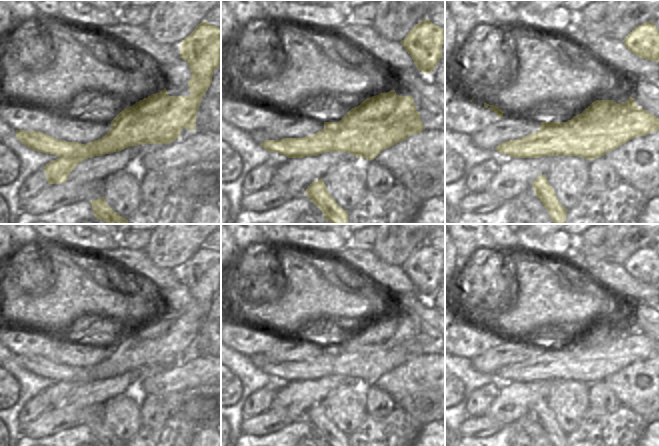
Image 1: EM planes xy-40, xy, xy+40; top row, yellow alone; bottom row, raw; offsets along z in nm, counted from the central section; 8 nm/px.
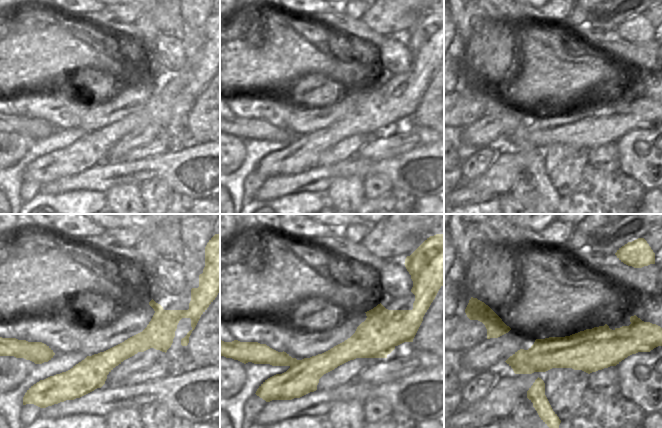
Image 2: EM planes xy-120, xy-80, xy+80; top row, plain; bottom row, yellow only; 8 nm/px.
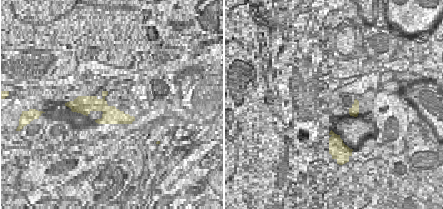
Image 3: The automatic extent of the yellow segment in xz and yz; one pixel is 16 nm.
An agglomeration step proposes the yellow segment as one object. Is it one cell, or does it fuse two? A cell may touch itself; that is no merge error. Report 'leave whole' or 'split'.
split

